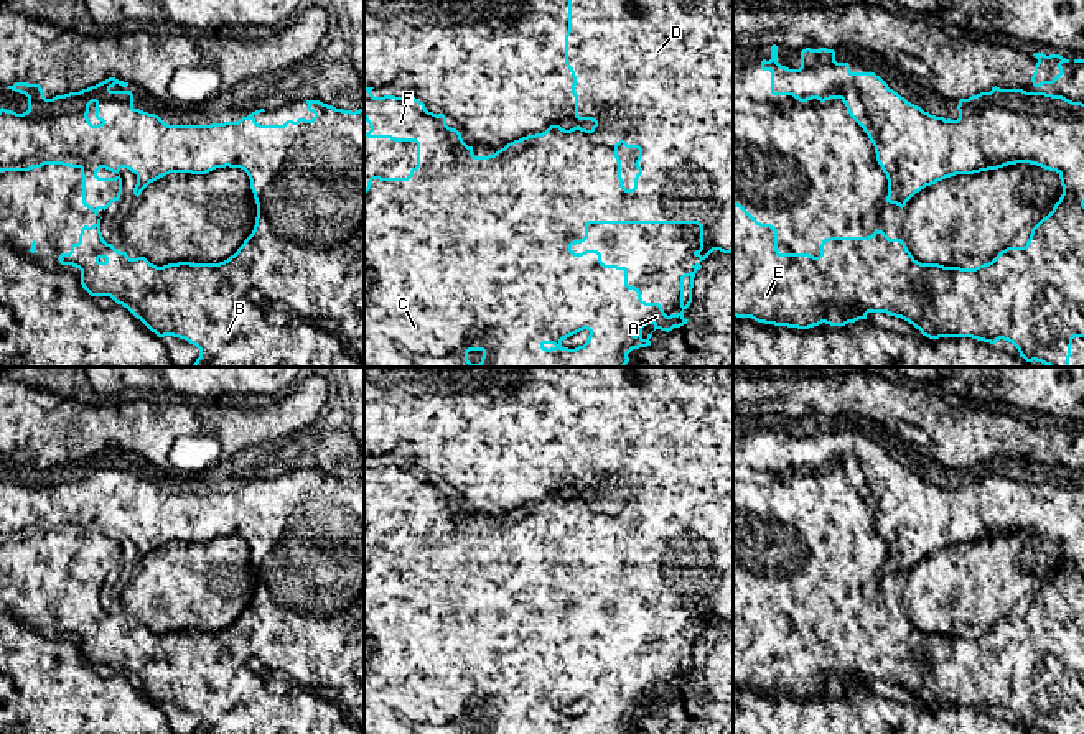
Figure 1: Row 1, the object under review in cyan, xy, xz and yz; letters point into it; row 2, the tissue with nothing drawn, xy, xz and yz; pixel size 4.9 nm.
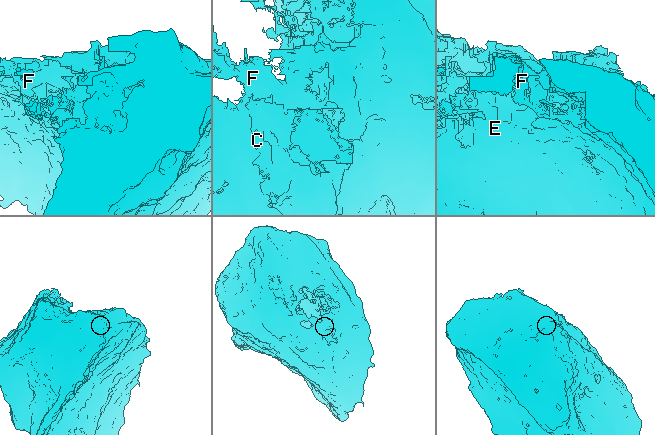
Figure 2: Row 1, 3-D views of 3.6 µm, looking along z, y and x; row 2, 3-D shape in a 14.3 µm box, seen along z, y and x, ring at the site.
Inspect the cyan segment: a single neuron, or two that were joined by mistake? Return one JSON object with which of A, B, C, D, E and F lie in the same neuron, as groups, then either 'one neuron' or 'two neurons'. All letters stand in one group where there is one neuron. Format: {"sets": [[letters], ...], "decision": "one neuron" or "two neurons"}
{"sets": [["A", "B", "D", "E", "F"], ["C"]], "decision": "two neurons"}

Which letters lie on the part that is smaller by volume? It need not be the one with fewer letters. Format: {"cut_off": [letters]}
{"cut_off": ["C"]}

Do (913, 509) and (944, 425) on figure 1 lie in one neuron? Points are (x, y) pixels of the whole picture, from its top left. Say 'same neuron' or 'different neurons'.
different neurons

